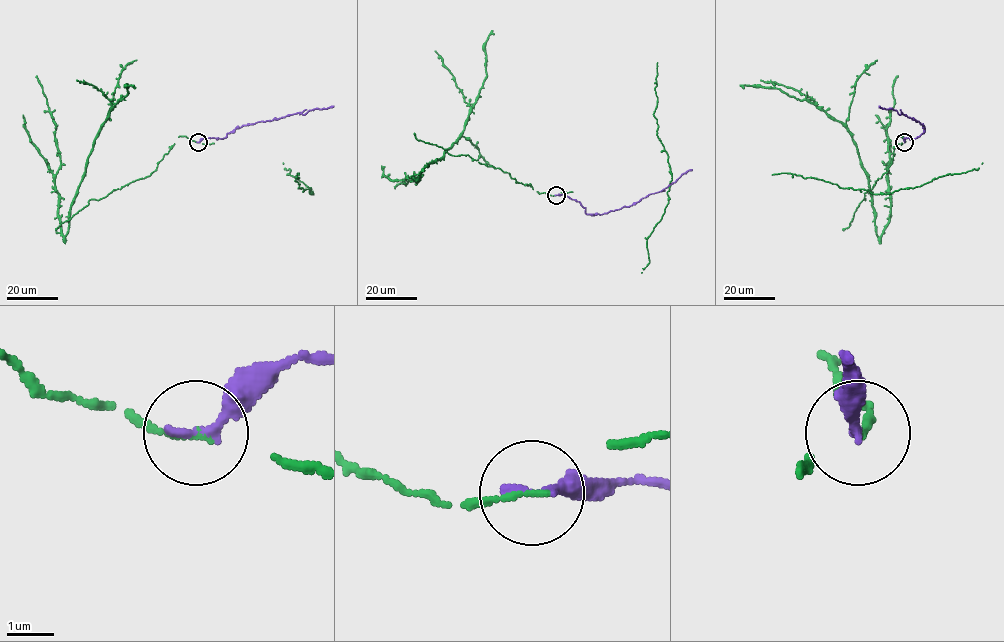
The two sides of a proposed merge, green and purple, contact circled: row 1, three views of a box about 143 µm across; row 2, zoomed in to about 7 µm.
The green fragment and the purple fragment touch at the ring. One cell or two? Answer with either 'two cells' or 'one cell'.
two cells

